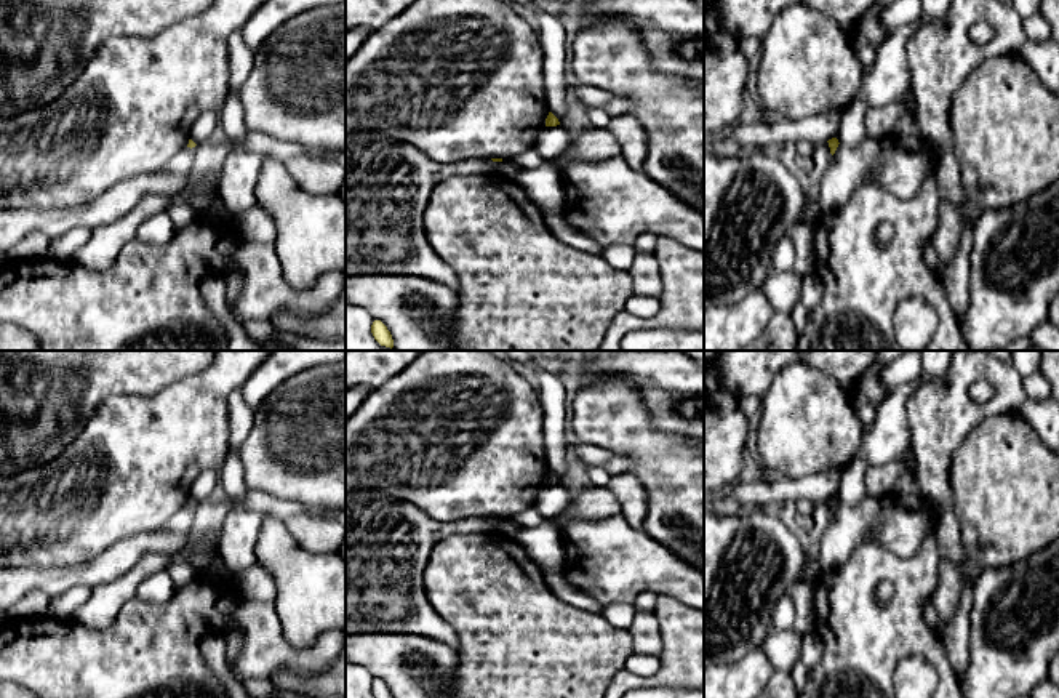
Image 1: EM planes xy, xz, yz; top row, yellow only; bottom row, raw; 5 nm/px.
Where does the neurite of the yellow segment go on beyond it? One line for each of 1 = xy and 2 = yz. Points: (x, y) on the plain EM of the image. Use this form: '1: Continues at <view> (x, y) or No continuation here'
1: No continuation here
2: No continuation here

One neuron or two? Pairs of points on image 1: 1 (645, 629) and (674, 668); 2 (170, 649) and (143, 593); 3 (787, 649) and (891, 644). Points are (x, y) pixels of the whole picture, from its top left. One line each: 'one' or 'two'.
1: two
2: two
3: two

